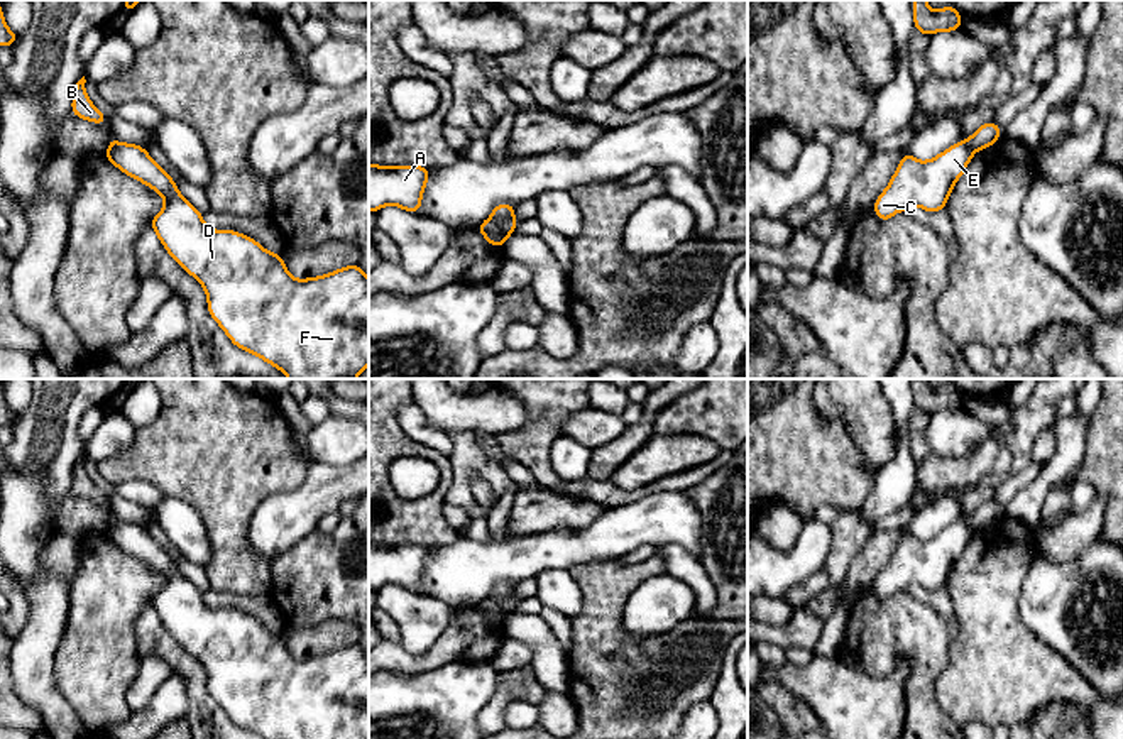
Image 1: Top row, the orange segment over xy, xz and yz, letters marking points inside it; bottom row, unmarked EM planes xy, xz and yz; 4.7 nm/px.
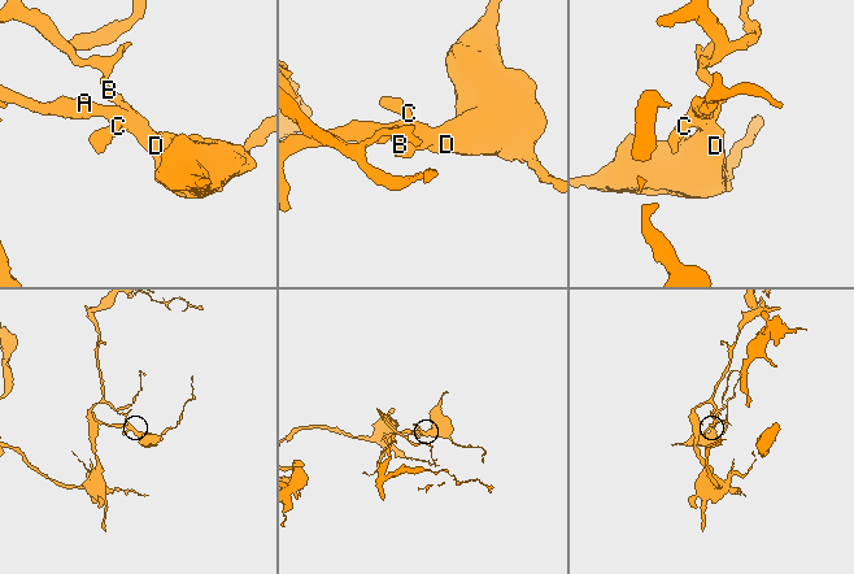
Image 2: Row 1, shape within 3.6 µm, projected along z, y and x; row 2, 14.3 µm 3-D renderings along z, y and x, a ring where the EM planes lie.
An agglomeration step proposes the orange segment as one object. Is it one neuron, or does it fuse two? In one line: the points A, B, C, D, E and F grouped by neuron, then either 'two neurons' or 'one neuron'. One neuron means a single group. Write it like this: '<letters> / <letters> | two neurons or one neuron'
A C D E F / B | two neurons

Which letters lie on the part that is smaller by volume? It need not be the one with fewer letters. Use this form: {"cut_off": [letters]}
{"cut_off": ["A", "C", "D", "E", "F"]}

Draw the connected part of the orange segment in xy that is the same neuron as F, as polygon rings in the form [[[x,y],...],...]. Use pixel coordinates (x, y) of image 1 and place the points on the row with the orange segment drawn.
[[[117,142],[105,157],[166,200],[151,228],[167,254],[200,281],[210,316],[235,347],[260,357],[289,379],[357,379],[369,365],[369,279],[359,264],[320,277],[294,279],[282,257],[267,252],[252,237],[208,228],[203,215],[144,147]]]

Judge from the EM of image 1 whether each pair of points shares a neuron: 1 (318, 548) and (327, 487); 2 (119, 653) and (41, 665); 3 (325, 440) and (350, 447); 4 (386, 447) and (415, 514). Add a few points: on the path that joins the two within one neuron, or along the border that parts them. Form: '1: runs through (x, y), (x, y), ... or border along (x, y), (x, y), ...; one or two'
1: border along (315, 528), (283, 553); two
2: border along (65, 624), (54, 662), (54, 682), (66, 700); two
3: runs through (332, 442), (344, 442); one
4: runs through (413, 448), (433, 455), (443, 465), (440, 489); one

